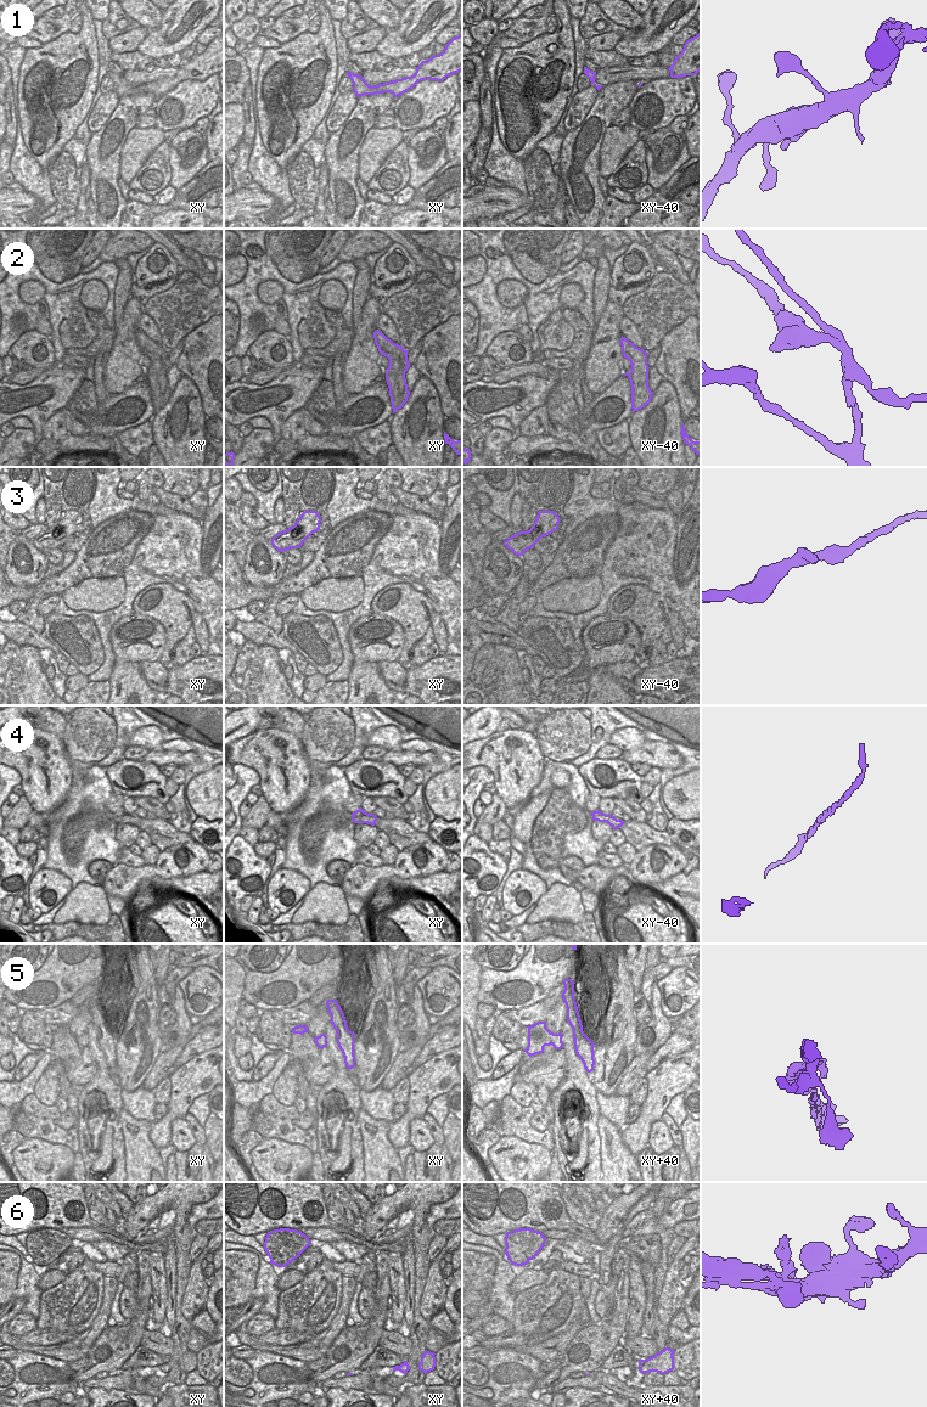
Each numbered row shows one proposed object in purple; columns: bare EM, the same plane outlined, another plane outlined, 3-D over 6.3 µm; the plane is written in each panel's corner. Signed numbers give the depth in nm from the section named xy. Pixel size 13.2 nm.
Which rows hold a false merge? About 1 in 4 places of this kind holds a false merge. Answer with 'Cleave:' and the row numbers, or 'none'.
Cleave: 2, 4, 5

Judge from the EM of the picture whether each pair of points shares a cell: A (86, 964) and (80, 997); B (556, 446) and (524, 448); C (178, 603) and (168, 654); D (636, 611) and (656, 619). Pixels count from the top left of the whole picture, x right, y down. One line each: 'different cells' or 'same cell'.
A: different cells
B: same cell
C: same cell
D: same cell

